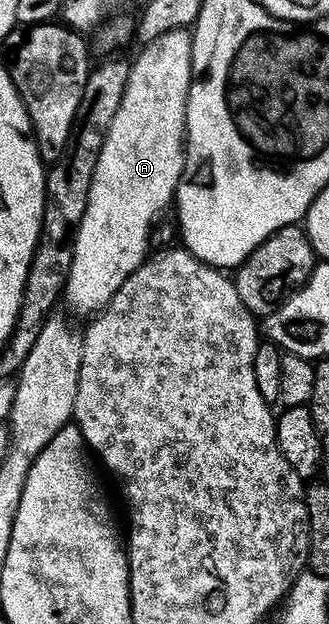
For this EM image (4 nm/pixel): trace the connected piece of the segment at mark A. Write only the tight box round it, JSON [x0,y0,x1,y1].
[63,28,193,317]

